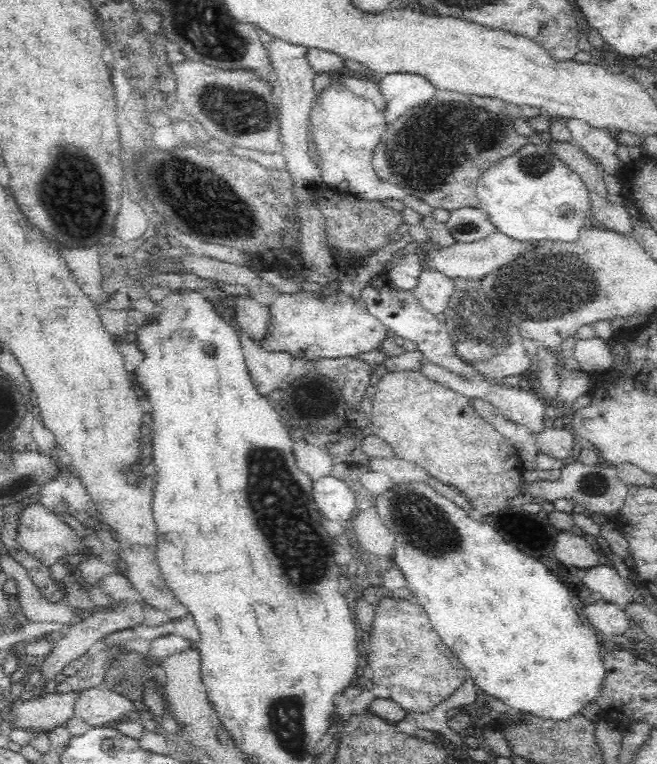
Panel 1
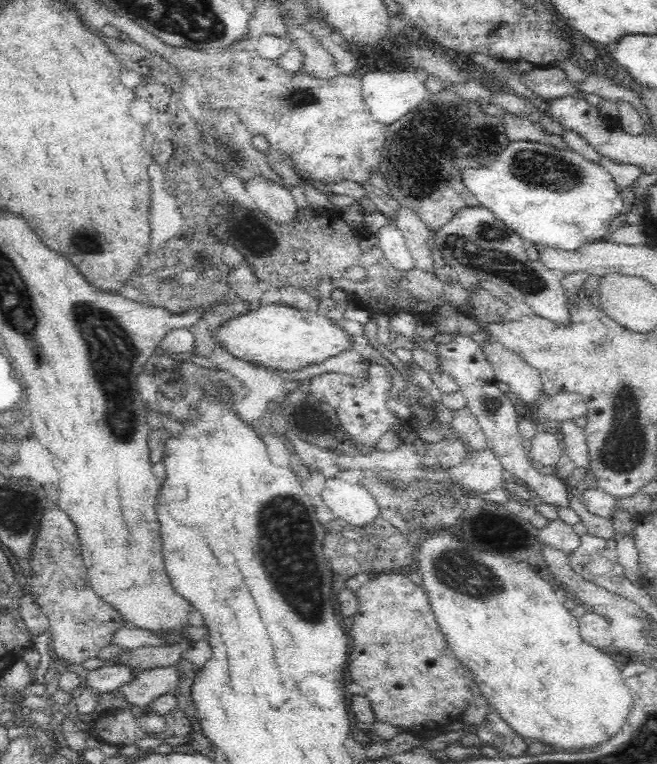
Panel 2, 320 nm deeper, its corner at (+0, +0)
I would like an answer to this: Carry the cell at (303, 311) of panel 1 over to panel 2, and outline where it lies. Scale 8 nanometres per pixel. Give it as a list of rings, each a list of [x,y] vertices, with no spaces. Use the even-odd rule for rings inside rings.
[[[259,303],[251,309],[246,308],[244,316],[233,317],[228,320],[228,324],[224,324],[224,328],[220,328],[220,332],[216,332],[215,343],[220,343],[229,354],[242,361],[252,363],[260,363],[260,365],[268,366],[274,370],[294,371],[306,368],[313,364],[320,364],[334,356],[339,356],[346,350],[352,350],[354,340],[352,335],[348,334],[340,324],[332,322],[327,316],[327,312],[312,313],[306,309],[299,309],[292,305],[280,303]]]

